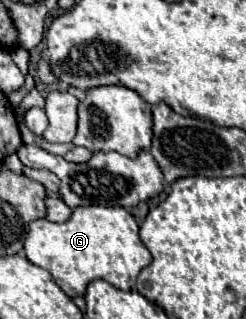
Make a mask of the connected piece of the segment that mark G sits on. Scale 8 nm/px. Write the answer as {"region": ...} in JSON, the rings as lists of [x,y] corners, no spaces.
{"region":[[[80,206],[74,208],[70,220],[58,224],[46,218],[30,222],[24,242],[26,258],[50,272],[54,282],[70,296],[82,296],[90,280],[102,278],[116,288],[134,290],[136,278],[144,266],[152,262],[152,254],[138,236],[136,218],[120,206]]]}

